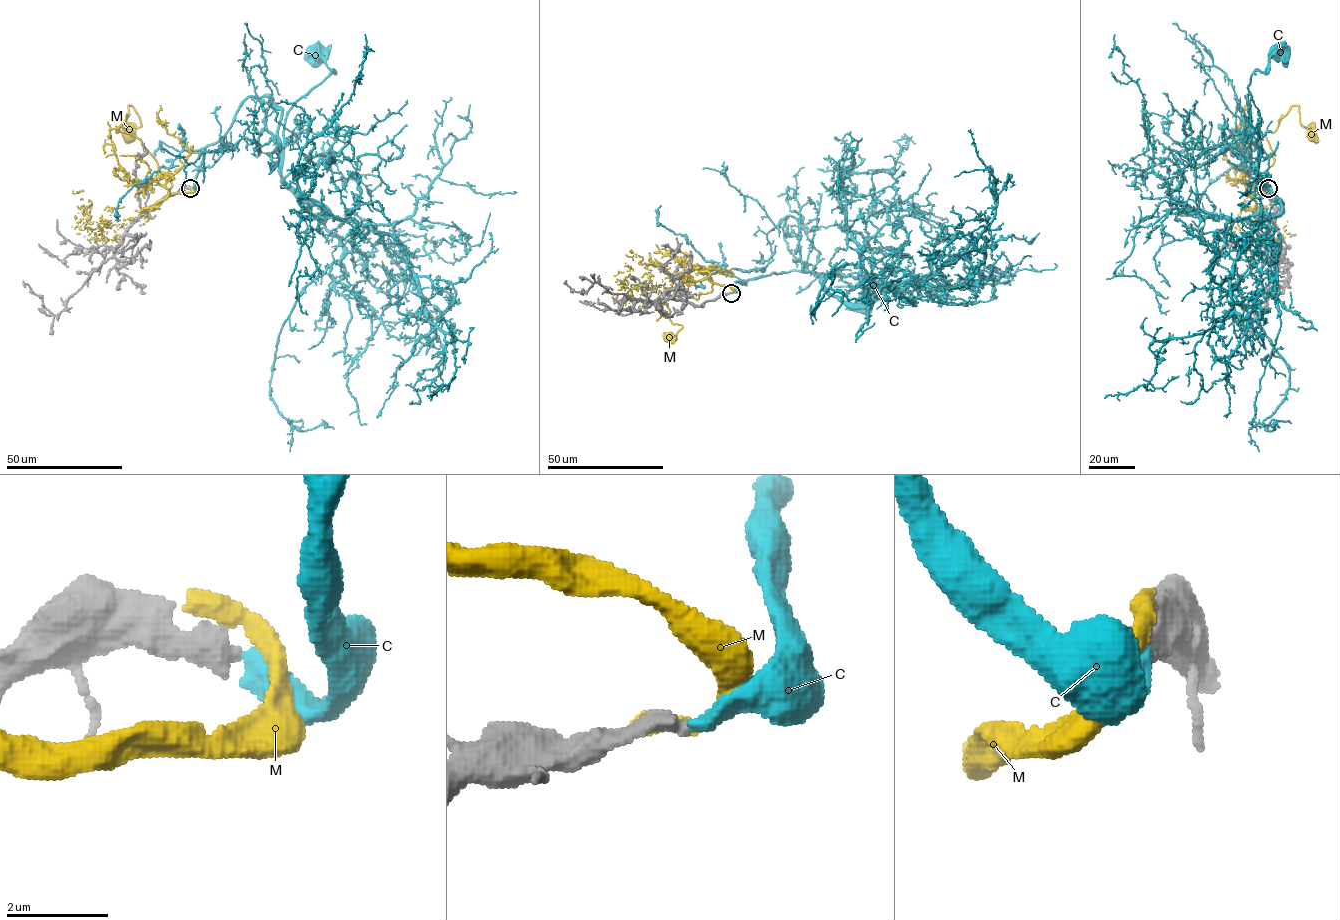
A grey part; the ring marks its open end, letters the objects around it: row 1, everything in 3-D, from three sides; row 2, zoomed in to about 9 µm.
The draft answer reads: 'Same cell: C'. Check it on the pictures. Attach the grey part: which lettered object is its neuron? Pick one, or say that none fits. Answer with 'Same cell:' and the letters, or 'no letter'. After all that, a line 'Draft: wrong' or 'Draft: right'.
Same cell: C
Draft: right

